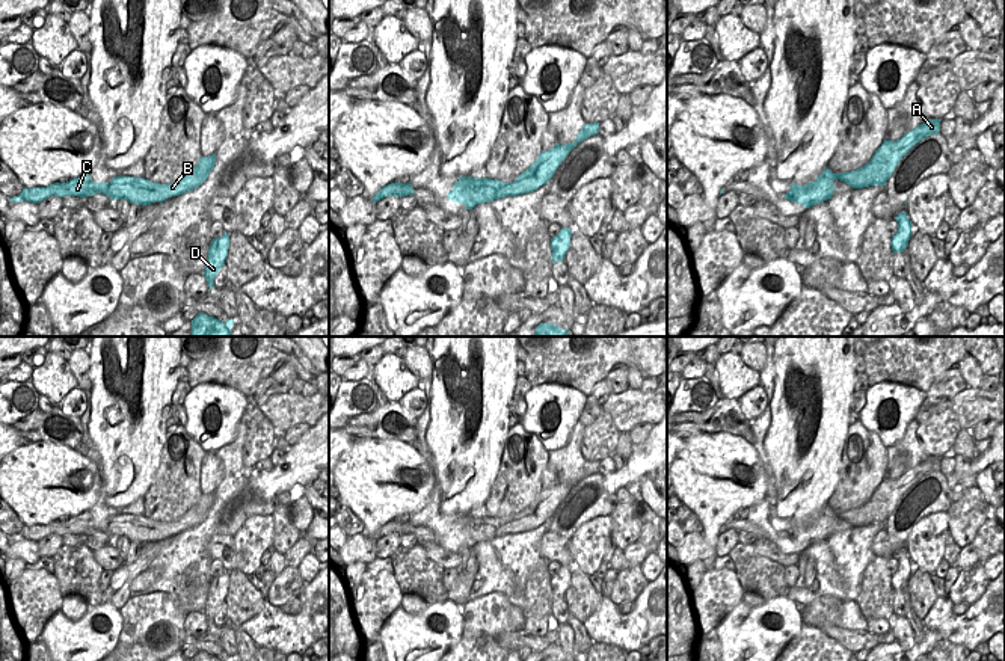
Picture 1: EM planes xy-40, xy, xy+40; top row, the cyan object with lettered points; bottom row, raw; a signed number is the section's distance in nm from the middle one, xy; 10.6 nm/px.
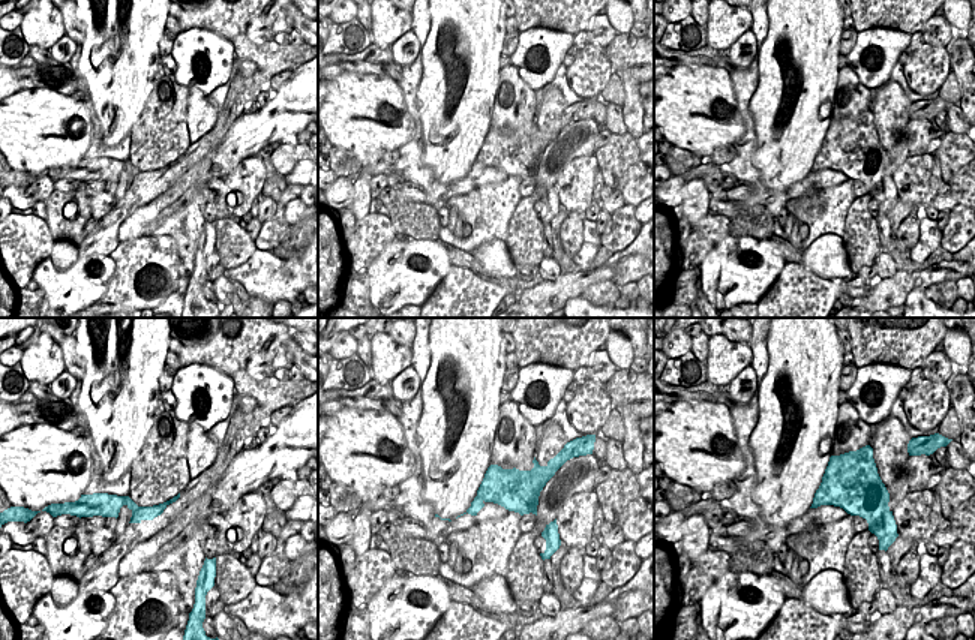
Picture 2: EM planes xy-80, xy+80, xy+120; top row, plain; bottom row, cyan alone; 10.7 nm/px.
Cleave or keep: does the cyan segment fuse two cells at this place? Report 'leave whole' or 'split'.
split

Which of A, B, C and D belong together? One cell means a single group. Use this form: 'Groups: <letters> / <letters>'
Groups: A B C / D.

